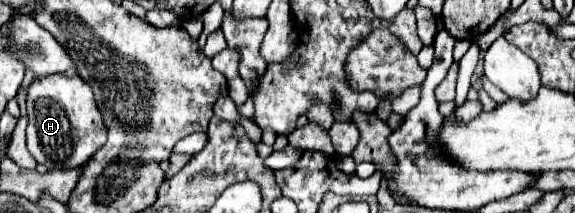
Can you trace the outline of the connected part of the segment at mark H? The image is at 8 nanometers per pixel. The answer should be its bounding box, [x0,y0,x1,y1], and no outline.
[28,76,106,168]

